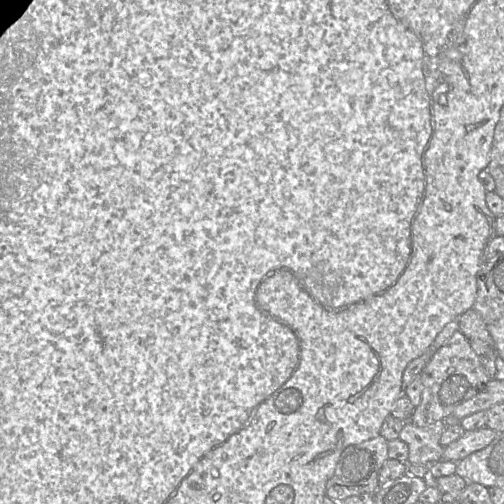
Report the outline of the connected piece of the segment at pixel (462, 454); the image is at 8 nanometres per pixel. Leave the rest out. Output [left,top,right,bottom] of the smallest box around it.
[441,427,498,462]

